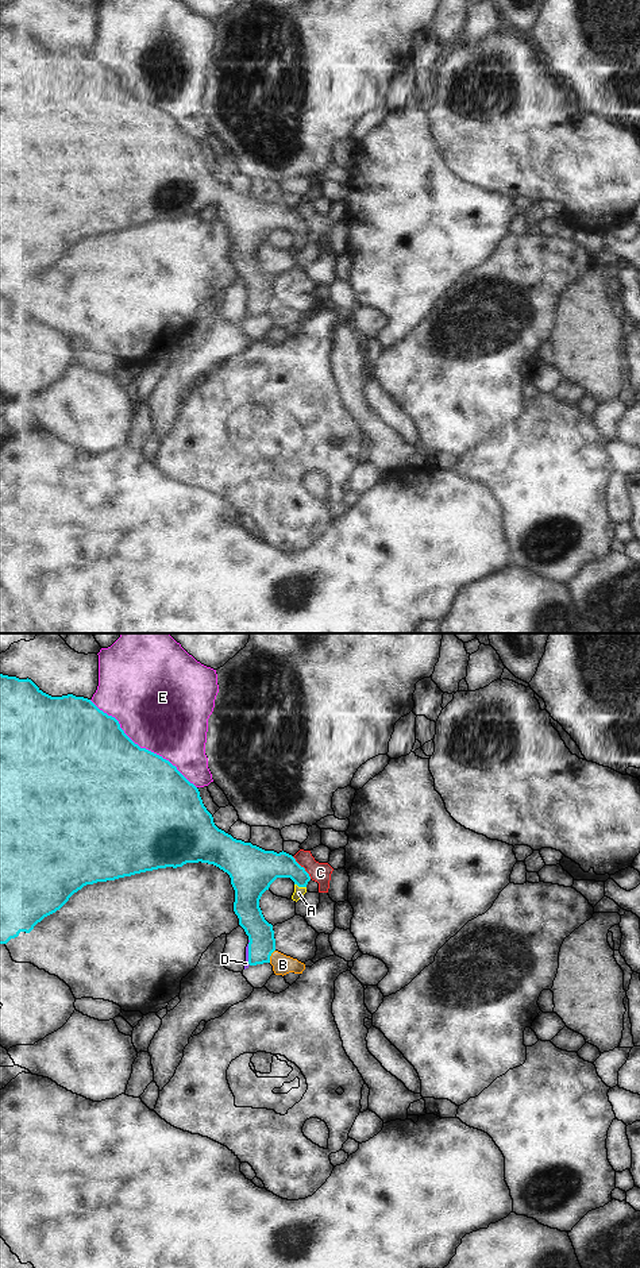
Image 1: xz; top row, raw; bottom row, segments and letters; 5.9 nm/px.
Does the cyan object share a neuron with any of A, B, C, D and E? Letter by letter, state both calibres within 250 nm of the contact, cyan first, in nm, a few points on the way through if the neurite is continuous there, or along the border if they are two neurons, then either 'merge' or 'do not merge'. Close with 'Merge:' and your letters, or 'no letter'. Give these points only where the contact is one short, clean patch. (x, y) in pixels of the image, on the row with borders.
A: 200/70 nm | across xz (263, 867), (286, 867), (300, 886), (299, 893) | merge
B: 160/120 nm | along xz (274, 949), (269, 962) | do not merge
C: 220/120 nm | do not merge
D: 160/30 nm | across xz (262, 944), (249, 952), (246, 963) | merge
E: 500/480 nm | do not merge
Merge: A, D

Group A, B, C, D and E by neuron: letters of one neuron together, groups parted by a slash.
A D / B / C / E

